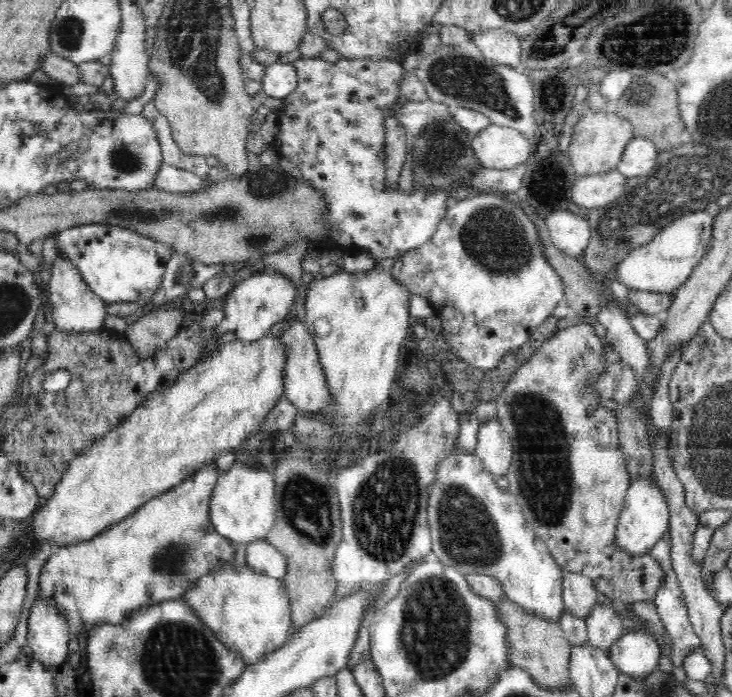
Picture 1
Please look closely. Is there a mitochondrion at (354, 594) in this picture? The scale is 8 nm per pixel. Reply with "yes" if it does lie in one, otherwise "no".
no

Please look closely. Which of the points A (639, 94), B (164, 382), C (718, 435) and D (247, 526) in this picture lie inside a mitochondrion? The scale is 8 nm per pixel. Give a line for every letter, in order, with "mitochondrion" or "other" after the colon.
A: mitochondrion
B: other
C: mitochondrion
D: other

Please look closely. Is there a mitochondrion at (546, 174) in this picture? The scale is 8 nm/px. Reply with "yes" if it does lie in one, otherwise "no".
no

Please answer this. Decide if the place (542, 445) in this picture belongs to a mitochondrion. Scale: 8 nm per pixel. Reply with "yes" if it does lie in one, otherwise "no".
yes

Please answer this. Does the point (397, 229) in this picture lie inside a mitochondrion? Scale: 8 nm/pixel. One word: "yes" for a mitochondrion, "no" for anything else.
no

